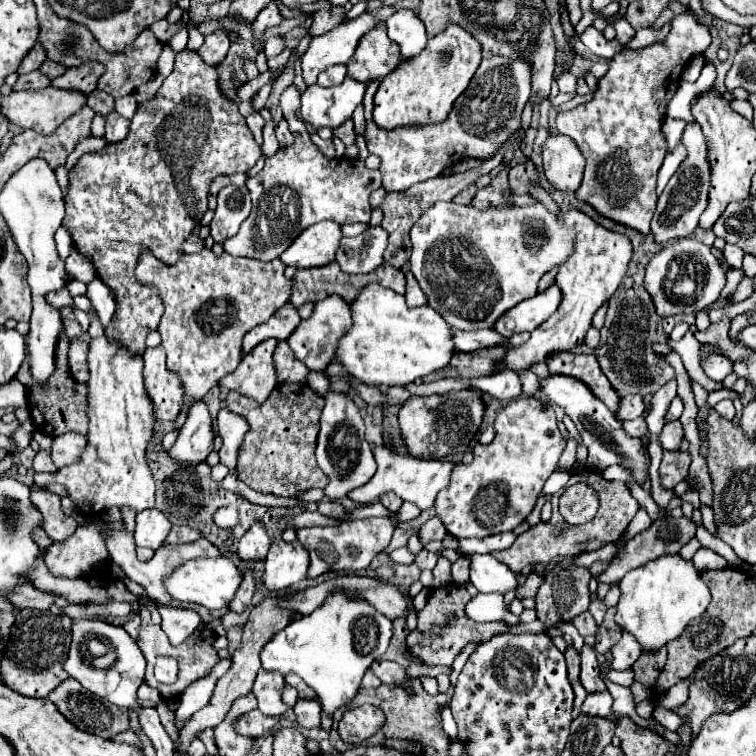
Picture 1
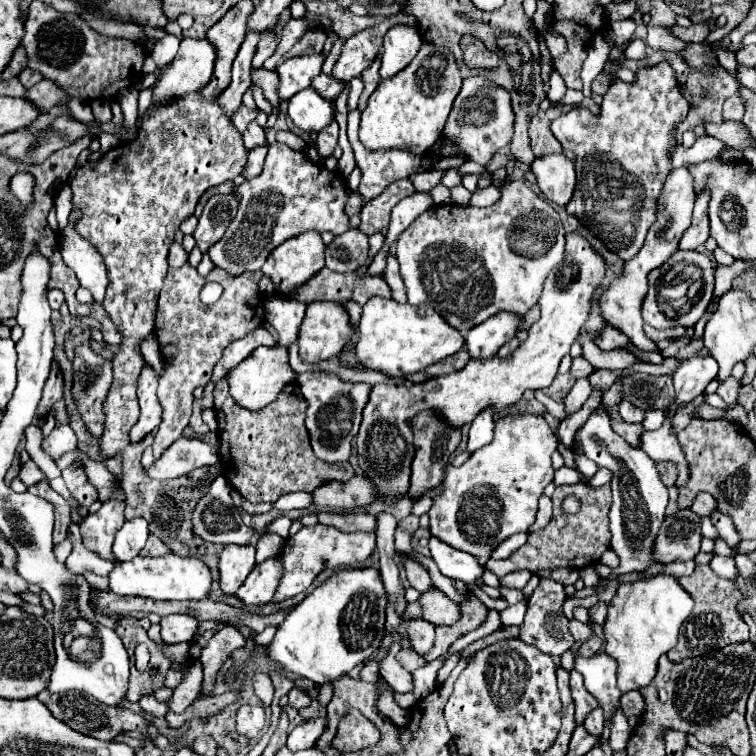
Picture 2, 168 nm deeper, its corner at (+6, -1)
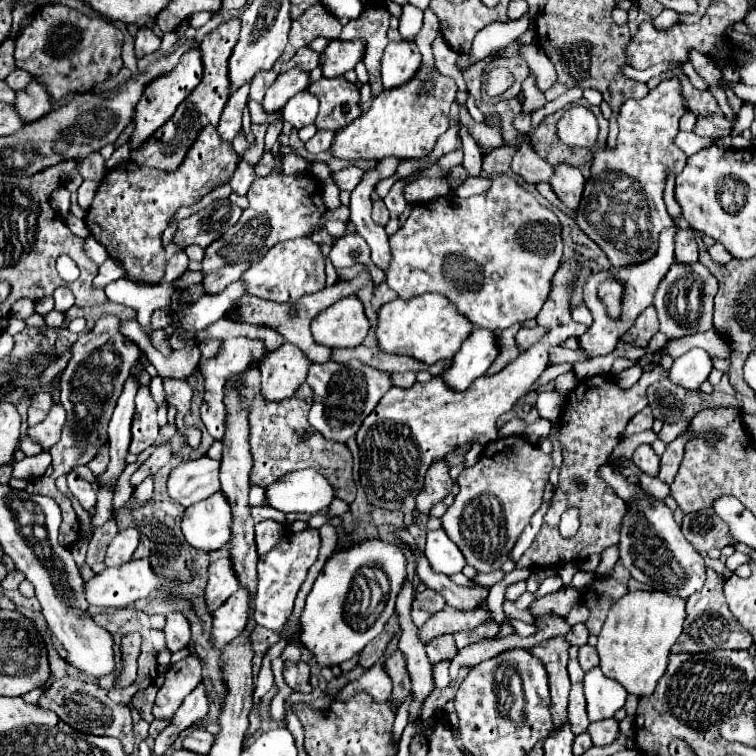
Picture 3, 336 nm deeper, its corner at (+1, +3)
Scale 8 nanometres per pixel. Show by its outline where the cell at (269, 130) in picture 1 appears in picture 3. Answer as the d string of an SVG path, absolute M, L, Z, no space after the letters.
M241 160L239 166L237 166L237 172L233 174L233 178L231 178L229 184L231 184L233 192L237 192L237 194L247 194L249 186L253 184L255 178L257 178L257 176L255 176L255 166L249 164L249 162L245 162L245 160Z

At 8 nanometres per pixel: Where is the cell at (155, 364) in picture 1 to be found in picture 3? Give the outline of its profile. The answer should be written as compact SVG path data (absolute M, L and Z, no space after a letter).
M139 384L137 396L135 396L135 416L133 416L133 440L129 446L129 452L141 454L145 448L153 446L159 434L159 424L157 424L157 402L151 396L149 386Z

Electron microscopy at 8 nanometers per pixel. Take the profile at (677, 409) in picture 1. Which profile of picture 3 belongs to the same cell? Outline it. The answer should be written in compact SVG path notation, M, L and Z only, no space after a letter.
M693 348L687 354L675 358L669 378L685 390L697 390L711 374L713 360L703 348Z

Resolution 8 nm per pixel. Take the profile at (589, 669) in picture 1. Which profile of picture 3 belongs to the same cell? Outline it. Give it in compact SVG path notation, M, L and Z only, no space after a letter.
M575 682L571 686L571 696L569 696L569 722L571 730L575 734L581 734L589 726L589 718L585 712L585 696L583 696L583 684Z

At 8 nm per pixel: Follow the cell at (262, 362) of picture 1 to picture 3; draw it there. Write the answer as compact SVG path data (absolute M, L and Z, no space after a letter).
M289 342L275 352L267 352L257 364L261 370L261 398L267 402L289 398L305 382L309 364L303 352Z

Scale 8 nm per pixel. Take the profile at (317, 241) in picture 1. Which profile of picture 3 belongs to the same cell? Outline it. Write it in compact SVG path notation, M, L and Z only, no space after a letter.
M309 236L285 240L277 246L273 246L257 264L253 264L241 280L247 282L247 290L253 296L273 300L273 302L295 302L305 294L323 290L325 256L321 252L321 246L317 242L313 242Z

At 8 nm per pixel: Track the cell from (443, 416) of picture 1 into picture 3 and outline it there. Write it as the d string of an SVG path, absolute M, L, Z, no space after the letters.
M439 458L439 460L435 460L429 466L429 470L425 474L423 488L417 494L417 498L415 498L415 506L417 506L419 512L429 514L431 506L437 504L437 502L441 502L451 492L453 480L449 476L449 470L451 470L451 466L447 464L445 458Z

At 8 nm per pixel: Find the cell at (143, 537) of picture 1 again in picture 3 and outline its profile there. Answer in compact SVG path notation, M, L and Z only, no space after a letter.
M137 528L119 530L119 534L113 538L113 542L107 548L105 564L107 566L121 566L121 564L129 562L135 548L139 546L139 538L141 538L141 534Z

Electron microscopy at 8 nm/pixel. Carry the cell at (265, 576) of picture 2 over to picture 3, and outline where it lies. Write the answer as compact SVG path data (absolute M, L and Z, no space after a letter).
M241 586L219 610L213 612L213 648L223 648L245 630L251 614L249 602L251 594Z

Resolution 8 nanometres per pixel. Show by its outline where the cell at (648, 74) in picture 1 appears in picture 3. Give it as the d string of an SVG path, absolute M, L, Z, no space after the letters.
M677 76L663 80L657 88L649 90L645 98L629 98L619 110L617 124L619 124L619 136L617 136L617 146L599 146L597 134L597 118L589 108L583 106L571 106L565 110L565 114L557 122L557 138L565 144L573 146L583 146L593 152L593 162L591 162L591 178L585 182L585 190L579 202L579 208L575 210L575 224L593 240L597 242L603 252L609 256L613 266L627 266L627 264L637 264L649 260L653 252L657 252L657 236L663 228L669 228L669 224L675 224L673 218L669 216L665 202L663 202L663 190L669 174L681 174L681 168L685 168L685 152L675 146L675 136L679 134L679 120L687 112L685 108L685 96L681 90L681 80Z

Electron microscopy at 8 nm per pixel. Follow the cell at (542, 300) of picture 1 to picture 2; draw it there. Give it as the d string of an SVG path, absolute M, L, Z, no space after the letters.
M500 312L492 316L492 320L486 320L484 324L478 324L466 334L466 350L472 360L486 360L494 358L496 352L516 336L520 316L514 316L510 312Z

